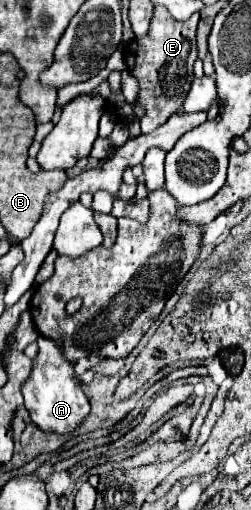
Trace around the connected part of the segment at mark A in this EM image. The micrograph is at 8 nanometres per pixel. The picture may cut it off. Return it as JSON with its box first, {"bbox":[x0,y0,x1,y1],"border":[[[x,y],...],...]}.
{"bbox":[22,336,90,434],"border":[[[40,336],[38,356],[32,362],[32,372],[26,378],[26,384],[22,384],[24,406],[30,412],[32,422],[42,432],[54,432],[54,434],[68,434],[76,430],[90,414],[90,402],[84,396],[82,382],[74,372],[74,364],[64,358],[62,348],[64,348],[62,340],[48,340]]]}

